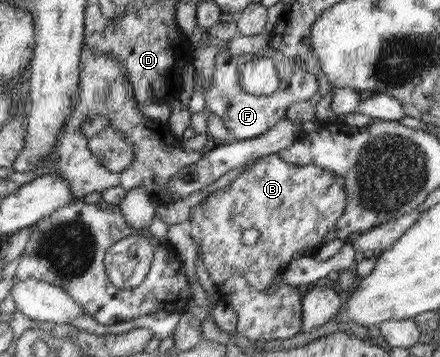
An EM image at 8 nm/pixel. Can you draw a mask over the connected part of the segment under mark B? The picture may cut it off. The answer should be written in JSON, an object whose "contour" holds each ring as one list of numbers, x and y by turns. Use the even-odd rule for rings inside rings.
{"contour":[[278,154,264,156,253,161,251,167,242,170,231,185,216,190,207,200,193,206,188,236,201,250,200,259,214,283,221,284,233,275,240,274,253,288,265,291,275,275,285,270,293,259,317,251,325,236,335,230,346,202,342,177,314,164,289,164],[249,228,255,228,261,235,256,244,245,245,241,240,243,232]]}

